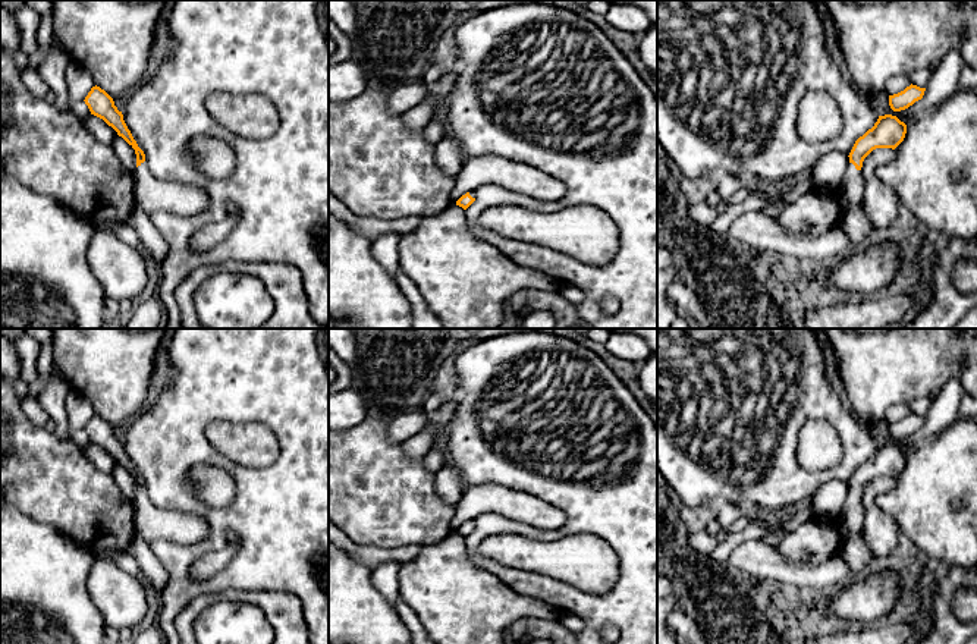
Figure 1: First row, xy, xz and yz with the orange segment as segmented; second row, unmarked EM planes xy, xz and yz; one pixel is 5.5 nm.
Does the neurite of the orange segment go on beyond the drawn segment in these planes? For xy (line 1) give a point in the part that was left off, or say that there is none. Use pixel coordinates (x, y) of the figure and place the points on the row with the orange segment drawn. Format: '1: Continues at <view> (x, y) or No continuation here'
1: Continues at xy (151, 194)

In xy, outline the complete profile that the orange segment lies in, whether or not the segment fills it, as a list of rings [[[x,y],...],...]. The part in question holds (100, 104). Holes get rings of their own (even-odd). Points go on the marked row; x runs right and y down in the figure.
[[[92,87],[84,101],[91,114],[103,119],[135,150],[136,167],[132,170],[135,200],[136,205],[148,216],[166,210],[192,217],[208,207],[208,195],[201,188],[180,182],[164,182],[148,172],[144,151],[128,129],[122,111],[117,110],[113,98],[104,89]]]

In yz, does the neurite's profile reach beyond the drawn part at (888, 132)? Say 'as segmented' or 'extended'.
extended

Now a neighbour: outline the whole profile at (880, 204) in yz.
[[[876,148],[863,161],[861,172],[866,188],[863,208],[873,230],[888,229],[898,217],[898,195],[874,176],[877,164],[892,160],[892,148]]]

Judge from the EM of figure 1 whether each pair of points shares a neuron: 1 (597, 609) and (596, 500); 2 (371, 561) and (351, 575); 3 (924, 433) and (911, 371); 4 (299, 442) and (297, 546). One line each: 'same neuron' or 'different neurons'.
1: same neuron
2: different neurons
3: different neurons
4: same neuron

